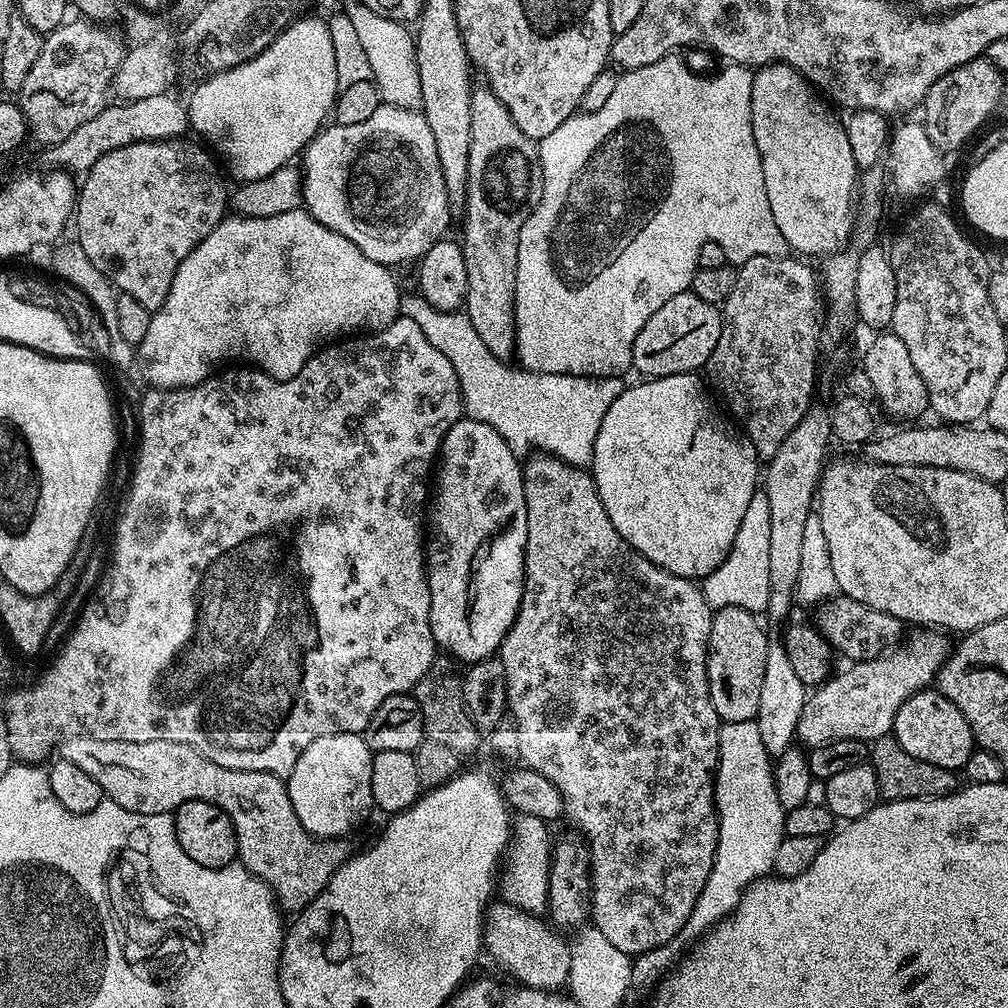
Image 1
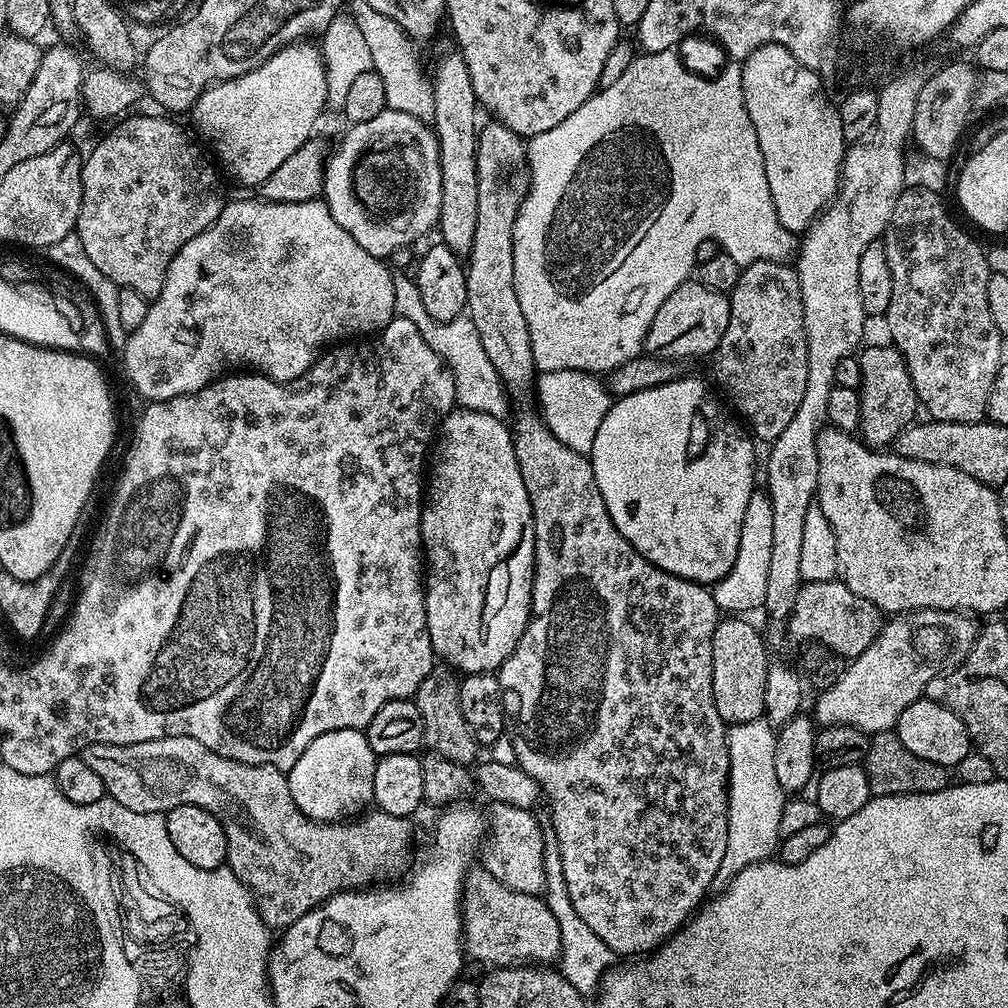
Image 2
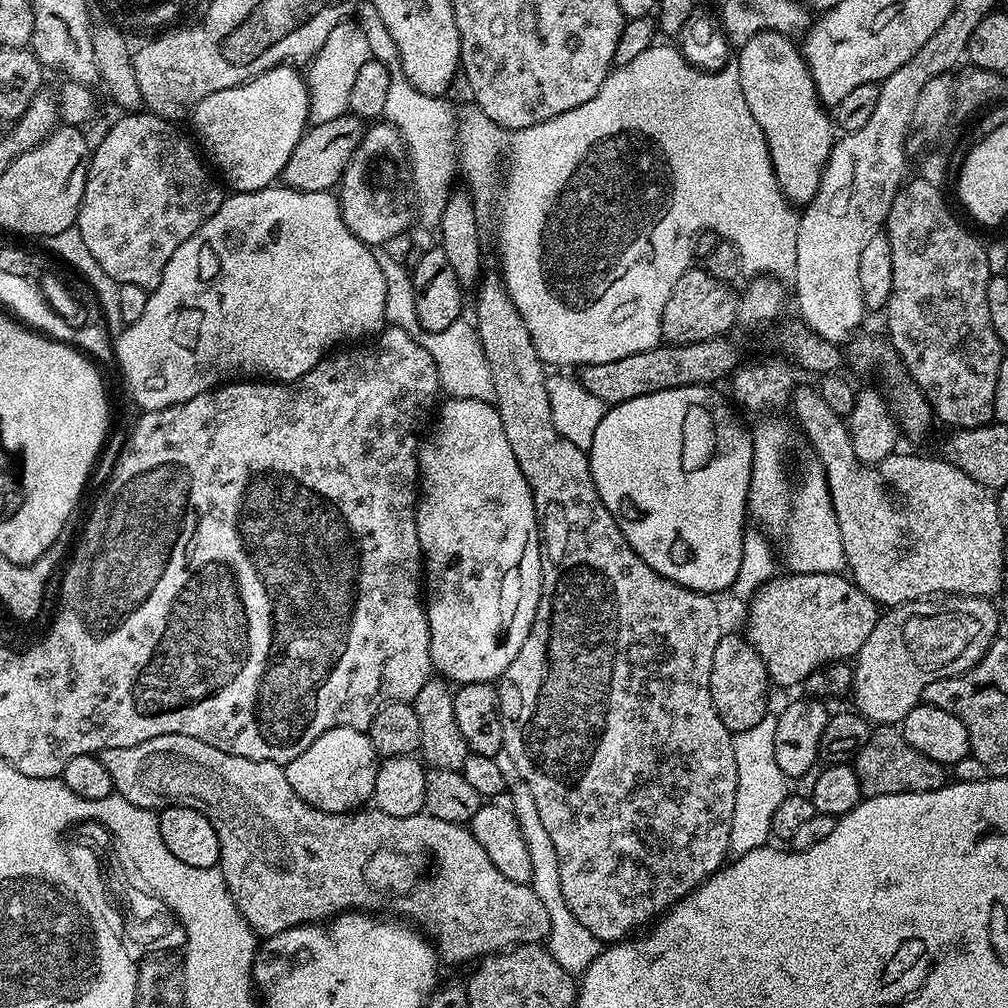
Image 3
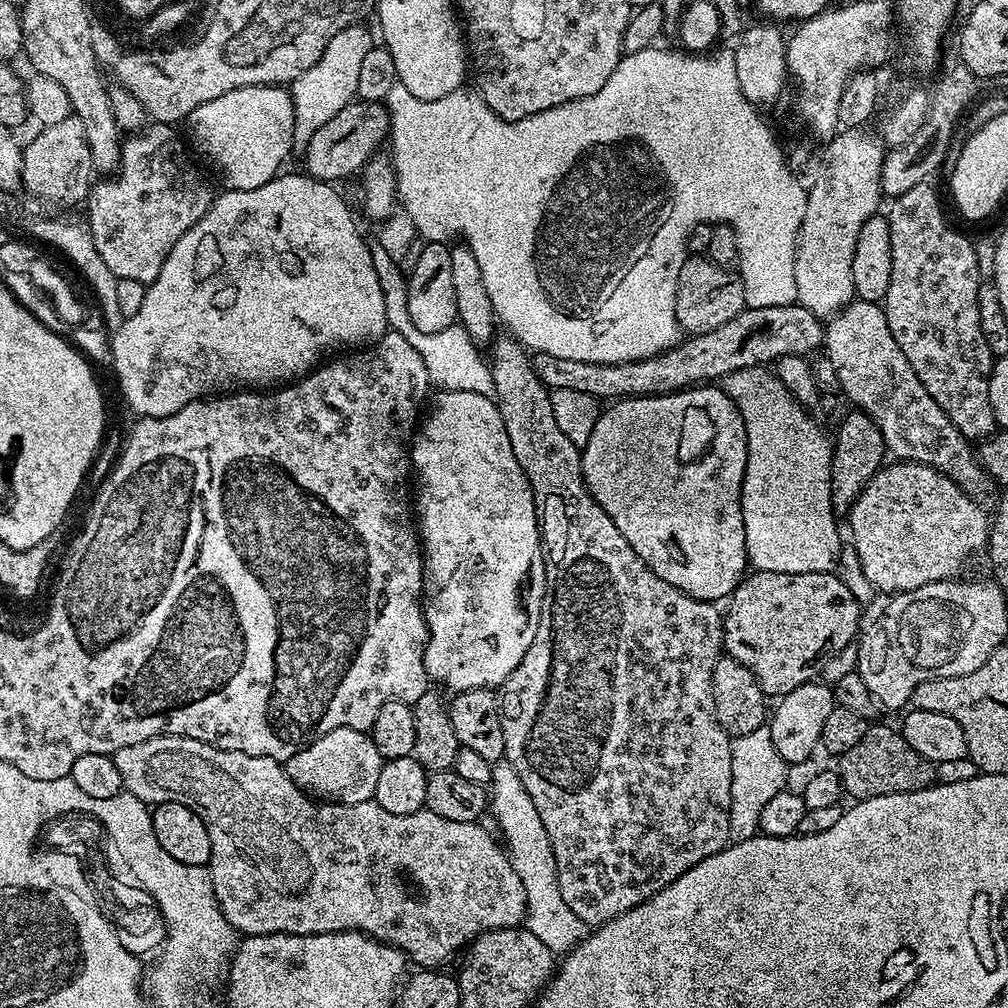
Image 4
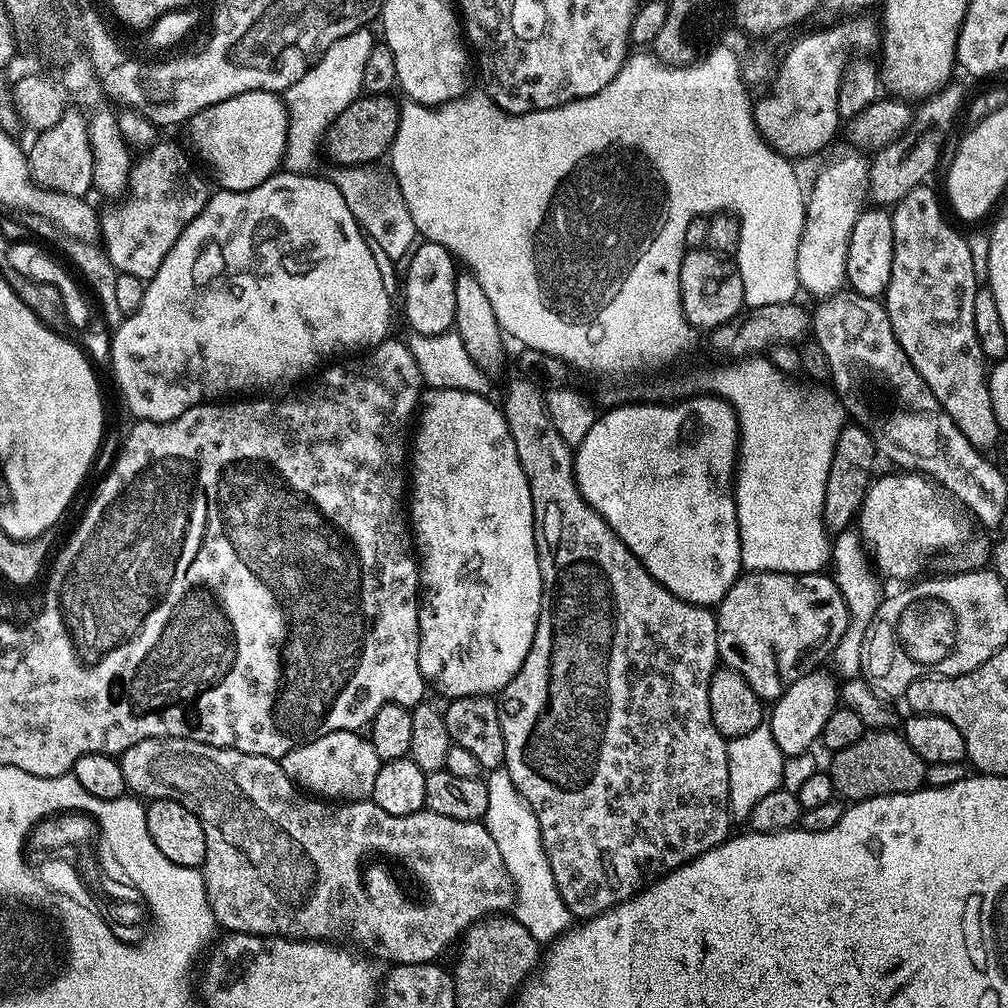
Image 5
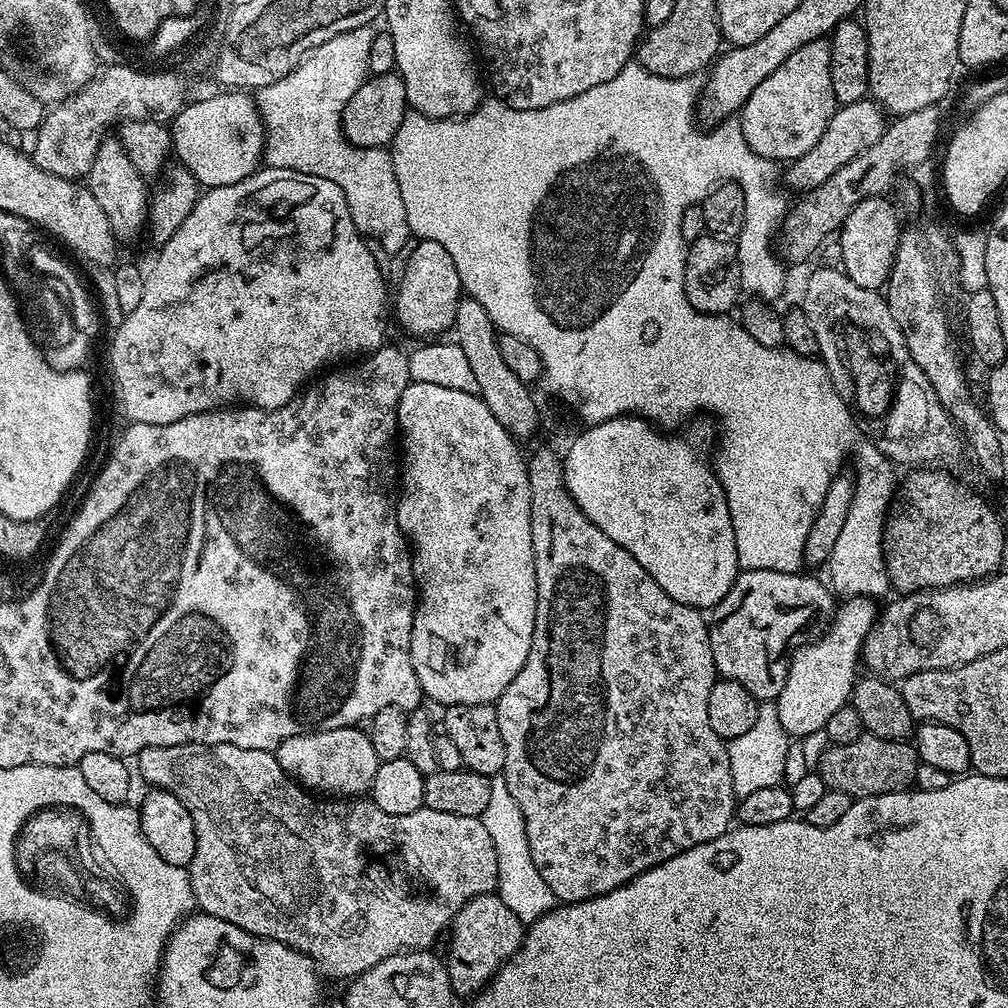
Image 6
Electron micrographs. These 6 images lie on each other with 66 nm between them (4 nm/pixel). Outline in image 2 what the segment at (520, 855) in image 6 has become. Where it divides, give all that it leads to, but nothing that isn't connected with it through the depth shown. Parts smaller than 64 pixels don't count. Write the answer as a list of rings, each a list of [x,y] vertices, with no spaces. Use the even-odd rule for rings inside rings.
[[[552,831],[544,832],[544,860],[545,860],[545,884],[542,899],[547,902],[550,914],[558,918],[558,930],[560,940],[559,971],[576,990],[585,996],[590,996],[597,991],[603,975],[613,965],[614,954],[606,946],[582,918],[574,911],[574,906],[568,897],[566,890],[566,874],[562,874],[562,854],[558,850],[558,842]]]

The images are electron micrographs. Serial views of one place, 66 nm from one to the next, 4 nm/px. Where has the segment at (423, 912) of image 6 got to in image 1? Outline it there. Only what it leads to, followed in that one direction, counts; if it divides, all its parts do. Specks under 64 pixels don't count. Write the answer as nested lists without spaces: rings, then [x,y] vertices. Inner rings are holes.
[[[69,736],[63,745],[62,756],[63,759],[74,762],[74,766],[79,766],[86,774],[90,774],[90,778],[94,778],[94,782],[98,782],[98,786],[102,786],[107,799],[114,801],[118,806],[122,806],[131,812],[137,812],[138,814],[175,813],[179,804],[185,804],[191,800],[210,802],[214,806],[221,808],[230,818],[230,822],[236,831],[236,854],[239,863],[243,864],[245,870],[250,874],[254,874],[259,880],[264,880],[268,883],[268,887],[272,889],[281,909],[285,913],[299,913],[301,908],[305,908],[310,902],[314,902],[314,898],[318,898],[318,894],[327,886],[330,878],[340,869],[341,864],[350,855],[350,849],[344,845],[345,841],[343,839],[322,840],[312,836],[304,829],[302,822],[298,822],[298,814],[294,814],[294,806],[290,802],[287,783],[281,777],[270,774],[269,772],[259,772],[258,770],[230,770],[226,766],[218,766],[218,762],[210,762],[210,758],[202,758],[202,754],[198,754],[198,750],[194,750],[191,744],[166,742],[165,740],[159,740],[158,742],[122,742],[121,740],[103,740],[102,738],[94,738],[93,736]],[[496,903],[487,909],[484,922],[487,955],[489,952],[510,975],[517,976],[521,985],[545,990],[563,989],[570,974],[569,941],[558,936],[557,929],[547,919],[526,913],[512,904]]]

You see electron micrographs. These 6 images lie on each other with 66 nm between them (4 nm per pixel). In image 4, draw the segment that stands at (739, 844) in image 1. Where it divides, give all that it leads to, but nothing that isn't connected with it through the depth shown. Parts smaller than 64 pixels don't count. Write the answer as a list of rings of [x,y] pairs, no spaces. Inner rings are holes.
[[[767,726],[753,730],[750,734],[731,737],[730,746],[730,837],[733,841],[749,840],[757,835],[760,815],[766,802],[774,794],[785,791],[789,765],[785,764],[782,754],[774,750],[774,738],[770,738]]]

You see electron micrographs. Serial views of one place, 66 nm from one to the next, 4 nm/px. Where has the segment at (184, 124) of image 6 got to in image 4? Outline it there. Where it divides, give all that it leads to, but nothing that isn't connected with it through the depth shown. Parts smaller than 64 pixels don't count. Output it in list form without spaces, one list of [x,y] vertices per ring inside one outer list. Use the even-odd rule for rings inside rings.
[[[259,84],[249,88],[230,90],[222,98],[202,102],[188,115],[186,127],[192,131],[192,140],[200,147],[200,152],[220,171],[227,187],[232,190],[254,190],[270,182],[281,171],[288,151],[294,148],[292,131],[294,130],[294,106],[292,97],[283,87]]]

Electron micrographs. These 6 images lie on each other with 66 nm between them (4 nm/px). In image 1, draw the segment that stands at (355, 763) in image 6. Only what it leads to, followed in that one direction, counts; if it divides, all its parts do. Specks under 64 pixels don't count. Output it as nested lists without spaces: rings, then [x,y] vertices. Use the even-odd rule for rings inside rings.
[[[339,732],[326,734],[326,738],[318,738],[302,750],[298,762],[294,762],[294,770],[286,777],[290,802],[294,806],[294,814],[298,814],[298,822],[309,834],[322,840],[334,840],[347,837],[347,832],[352,832],[368,816],[368,811],[373,811],[372,773],[373,751],[364,741],[359,732]]]

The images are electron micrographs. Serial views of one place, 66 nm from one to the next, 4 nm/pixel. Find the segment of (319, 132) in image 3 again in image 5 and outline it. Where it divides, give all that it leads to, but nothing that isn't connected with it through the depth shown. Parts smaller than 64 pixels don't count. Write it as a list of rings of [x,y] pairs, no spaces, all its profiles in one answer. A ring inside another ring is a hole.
[[[361,94],[334,118],[328,128],[326,152],[336,159],[337,165],[368,166],[391,149],[400,121],[400,104],[392,98],[388,94]]]

